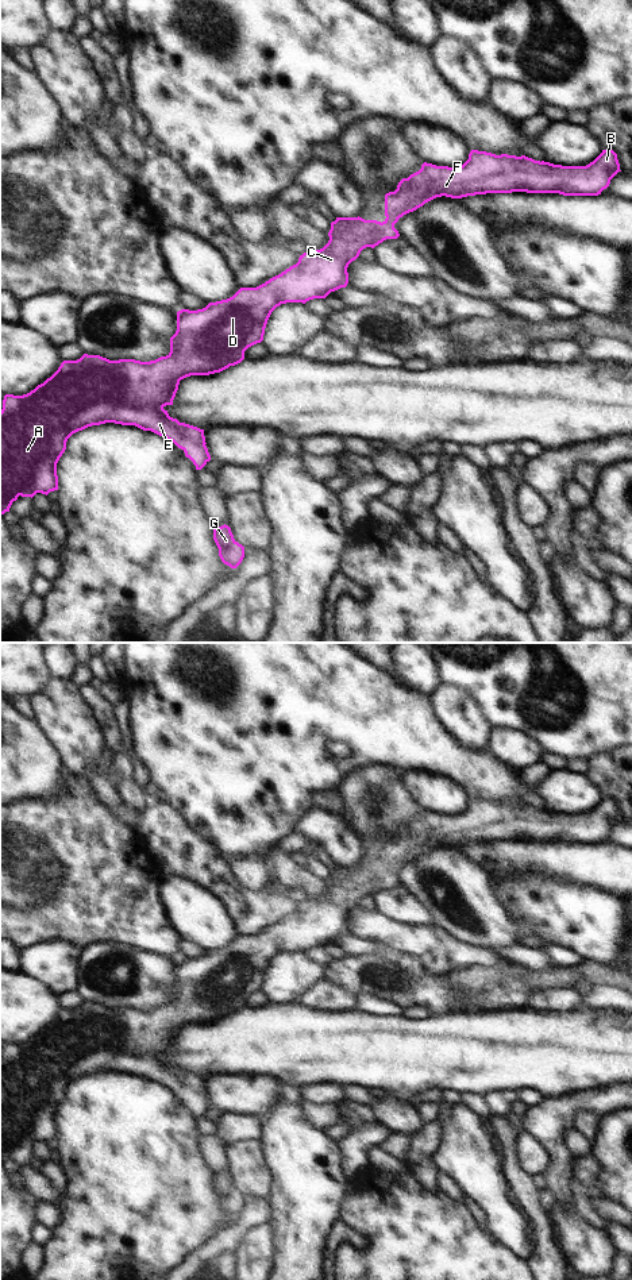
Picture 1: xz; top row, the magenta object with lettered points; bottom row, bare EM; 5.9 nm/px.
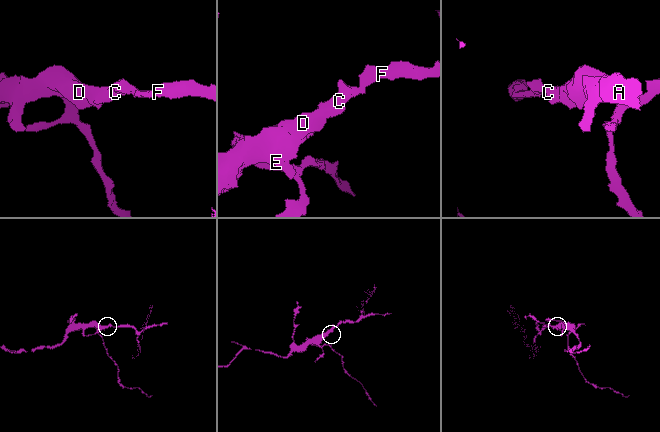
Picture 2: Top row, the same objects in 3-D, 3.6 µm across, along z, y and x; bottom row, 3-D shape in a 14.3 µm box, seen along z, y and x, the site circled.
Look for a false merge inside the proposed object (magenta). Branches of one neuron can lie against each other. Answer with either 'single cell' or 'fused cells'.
single cell

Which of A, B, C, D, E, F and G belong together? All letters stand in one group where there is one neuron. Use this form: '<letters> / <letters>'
A B C D E F G

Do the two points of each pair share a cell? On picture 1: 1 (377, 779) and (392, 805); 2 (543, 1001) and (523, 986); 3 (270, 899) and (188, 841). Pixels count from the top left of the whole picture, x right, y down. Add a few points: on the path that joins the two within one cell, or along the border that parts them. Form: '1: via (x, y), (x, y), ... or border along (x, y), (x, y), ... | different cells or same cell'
1: via (377, 786), (377, 790), (385, 798) | same cell
2: border along (562, 987), (534, 990), (524, 1006) | different cells
3: via (250, 899), (246, 899), (208, 862) | same cell

